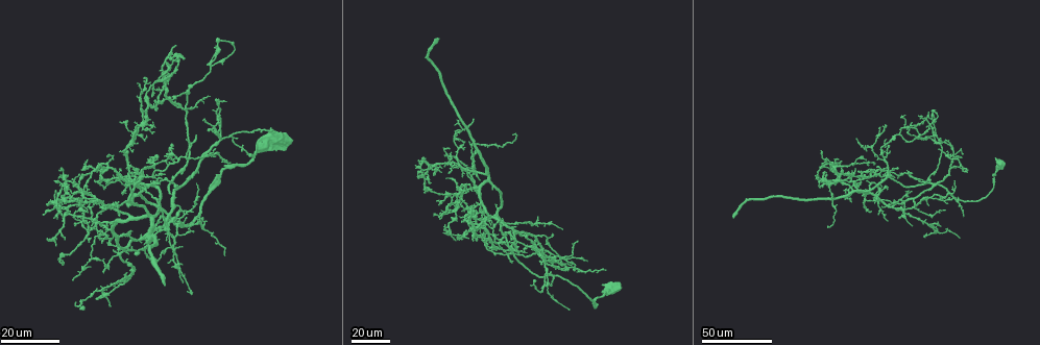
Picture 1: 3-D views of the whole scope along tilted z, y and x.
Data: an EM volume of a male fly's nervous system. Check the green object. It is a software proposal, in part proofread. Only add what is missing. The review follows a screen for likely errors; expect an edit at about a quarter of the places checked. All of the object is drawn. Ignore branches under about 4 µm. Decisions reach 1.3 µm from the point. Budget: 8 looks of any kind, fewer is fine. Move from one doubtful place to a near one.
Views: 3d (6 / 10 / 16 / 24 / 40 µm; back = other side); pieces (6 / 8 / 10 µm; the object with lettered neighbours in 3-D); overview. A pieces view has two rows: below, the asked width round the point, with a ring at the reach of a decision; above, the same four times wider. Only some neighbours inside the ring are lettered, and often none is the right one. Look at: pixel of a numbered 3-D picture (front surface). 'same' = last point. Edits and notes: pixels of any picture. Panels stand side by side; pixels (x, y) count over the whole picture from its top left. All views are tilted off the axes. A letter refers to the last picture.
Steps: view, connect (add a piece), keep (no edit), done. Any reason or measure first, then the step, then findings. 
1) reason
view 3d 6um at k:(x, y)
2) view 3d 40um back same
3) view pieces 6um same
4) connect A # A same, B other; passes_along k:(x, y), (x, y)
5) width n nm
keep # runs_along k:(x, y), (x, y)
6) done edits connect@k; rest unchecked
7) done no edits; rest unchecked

branch stops here
view 3d 24um at 1:(174, 45)

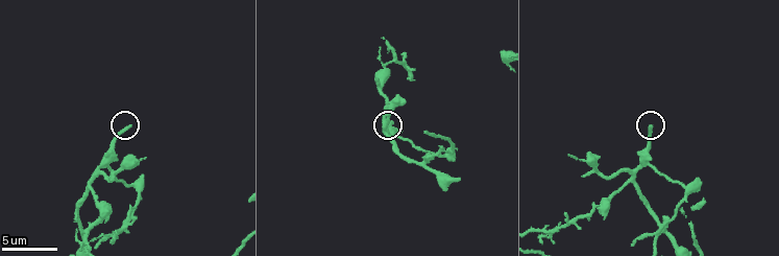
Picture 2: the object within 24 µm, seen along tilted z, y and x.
see the neighbours
view pieces 10um at 2:(650, 128)

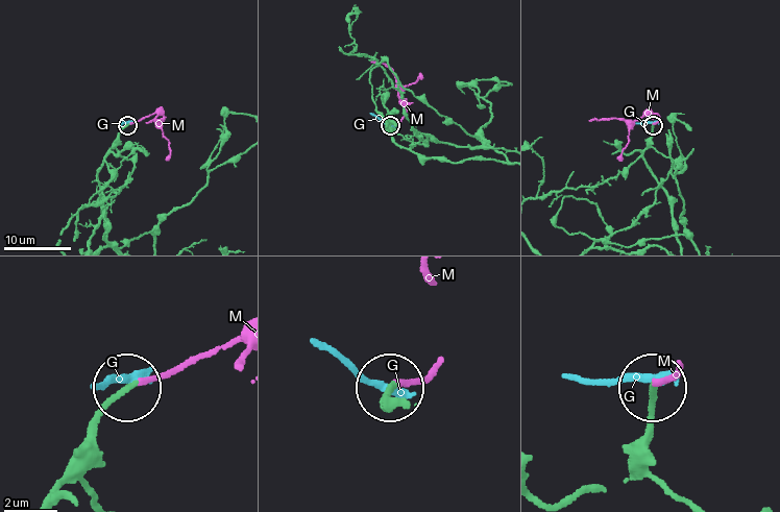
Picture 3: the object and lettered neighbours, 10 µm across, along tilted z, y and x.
connect M # G other, M same; passes_along 3:(384, 406), (395, 382), (423, 381), (438, 364); it goes on there

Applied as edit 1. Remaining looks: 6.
thick end
view pieces 8um at 2:(668, 217)

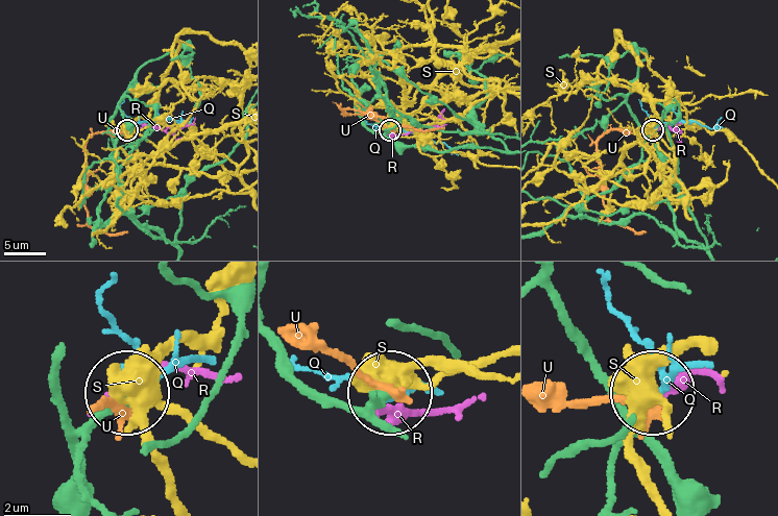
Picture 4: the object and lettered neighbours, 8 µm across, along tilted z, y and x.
width 340 nm
keep # Q other, R other, S other, U other; none of them fits

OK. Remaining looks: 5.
tapers out
view pieces 8um at 2:(135, 219)

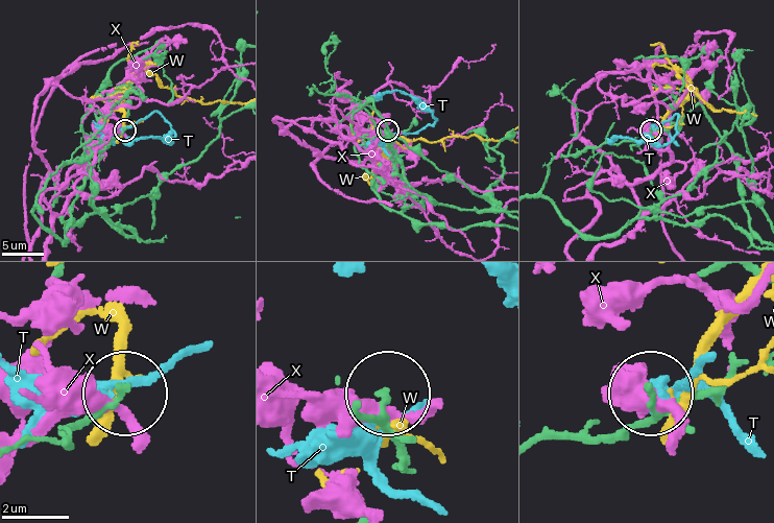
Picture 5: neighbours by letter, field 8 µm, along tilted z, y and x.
keep # T other, W other, X other; runs_along 5:(608, 437), (653, 417), (651, 396); none of them fits

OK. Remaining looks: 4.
long arm stops here
view 3d 24um at 1:(957, 155)

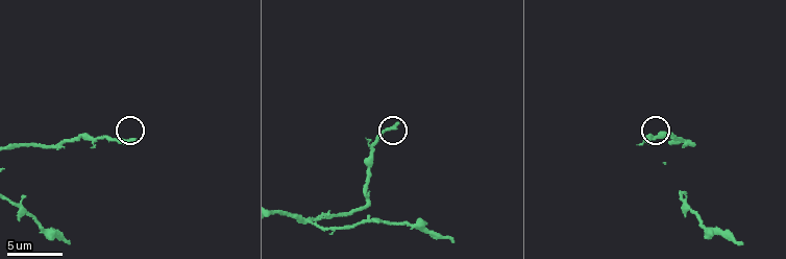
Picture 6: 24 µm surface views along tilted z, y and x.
what lies round it
view pieces 10um at 6:(397, 121)

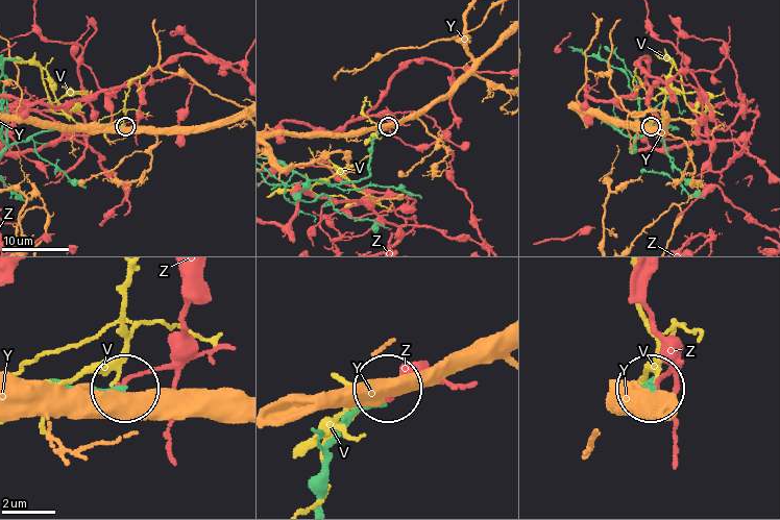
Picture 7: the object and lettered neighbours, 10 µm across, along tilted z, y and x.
keep # V other, Y other, Z other; no lettered piece goes on from it

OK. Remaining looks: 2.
done edits connect@3; rest unchecked

